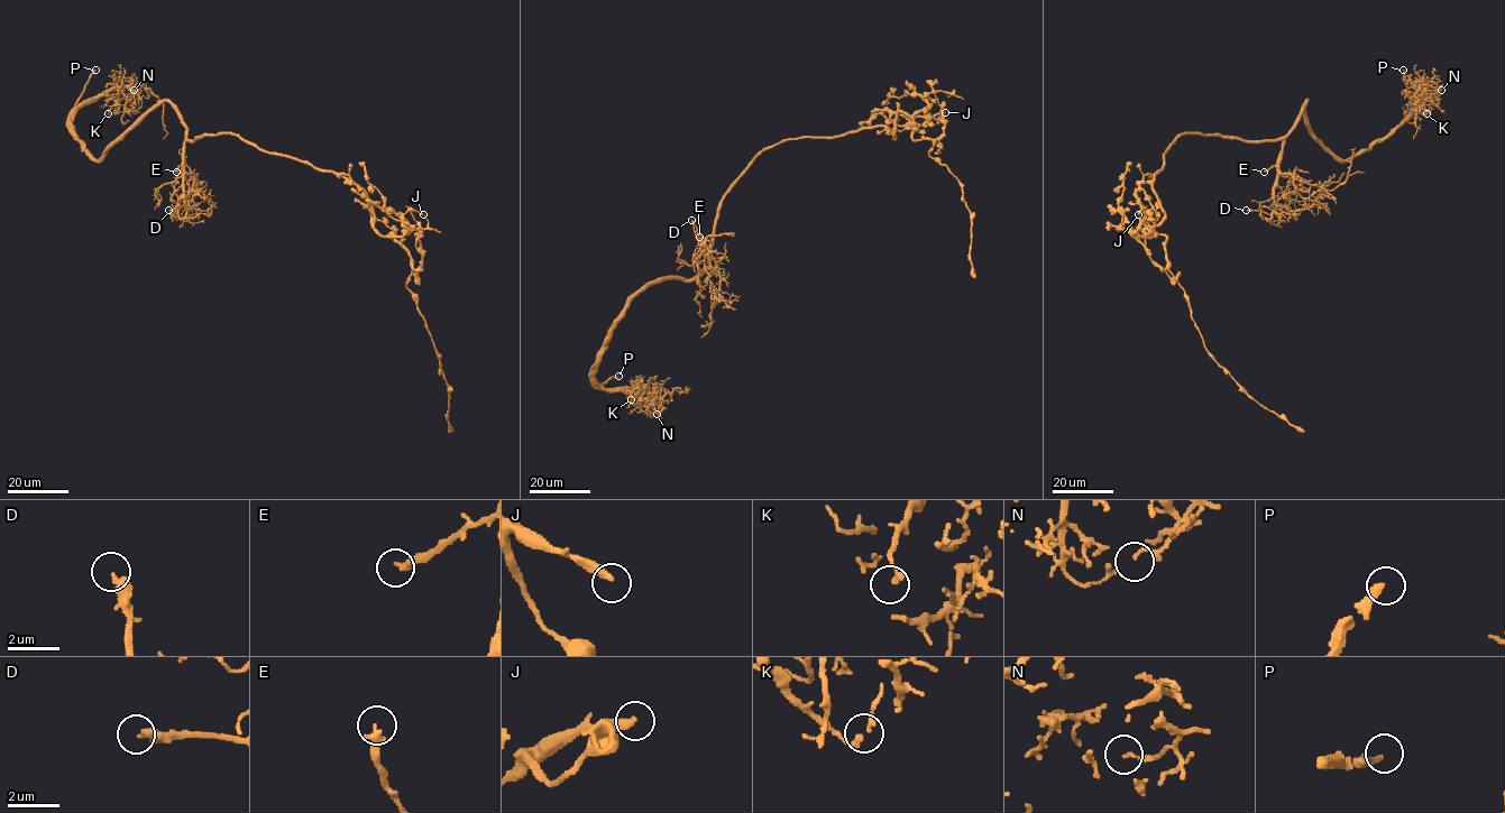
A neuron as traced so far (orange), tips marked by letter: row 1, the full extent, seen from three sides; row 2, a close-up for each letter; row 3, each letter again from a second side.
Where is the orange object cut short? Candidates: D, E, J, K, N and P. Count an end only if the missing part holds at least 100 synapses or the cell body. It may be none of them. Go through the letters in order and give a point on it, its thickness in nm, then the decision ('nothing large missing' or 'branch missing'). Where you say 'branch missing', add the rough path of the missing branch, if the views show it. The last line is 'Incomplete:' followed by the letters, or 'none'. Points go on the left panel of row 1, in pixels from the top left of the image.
D: at (168, 210); 360 nm thick; nothing large missing
E: at (176, 172); 320 nm thick; nothing large missing
J: at (423, 214); 320 nm thick; nothing large missing
K: at (108, 113); 200 nm thick; nothing large missing
N: at (134, 90); 80 nm thick; nothing large missing
P: at (95, 70); 280 nm thick; branch missing
Incomplete: P

